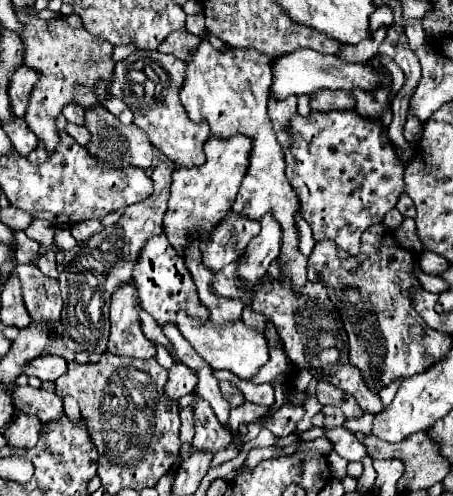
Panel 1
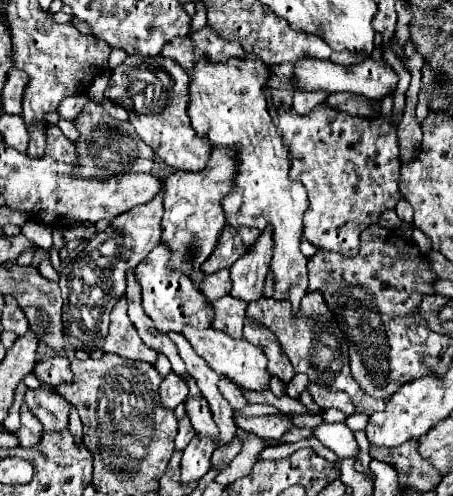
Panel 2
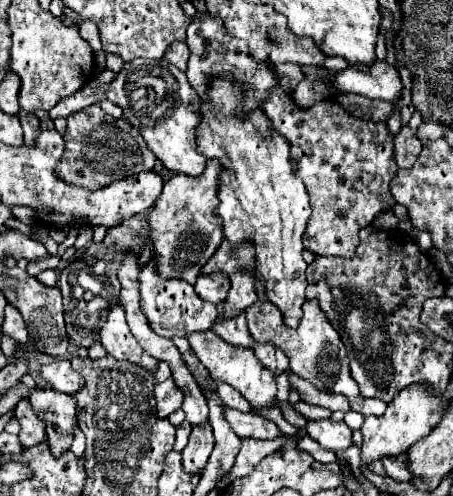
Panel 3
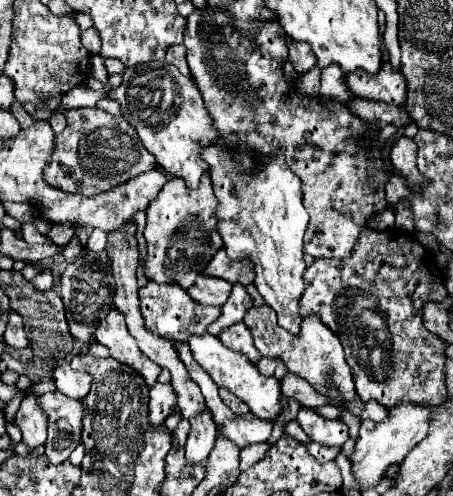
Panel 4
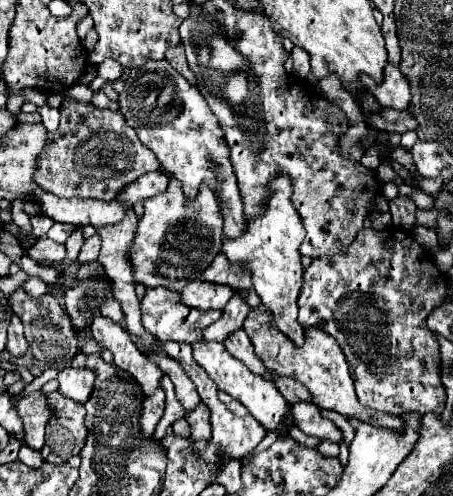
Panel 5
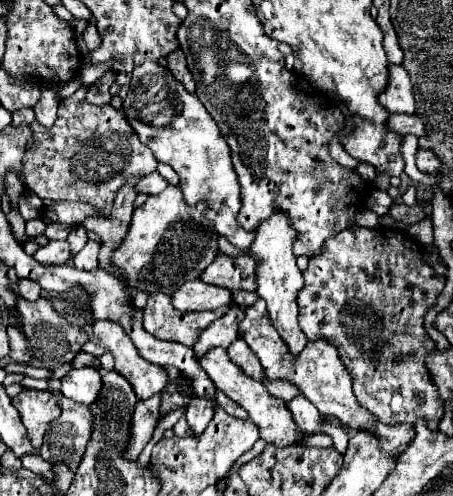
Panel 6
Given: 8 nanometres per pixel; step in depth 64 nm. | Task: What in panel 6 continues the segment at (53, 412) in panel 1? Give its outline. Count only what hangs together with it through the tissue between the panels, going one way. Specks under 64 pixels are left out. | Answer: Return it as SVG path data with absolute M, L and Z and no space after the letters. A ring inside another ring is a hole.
M64 396L58 398L58 404L62 412L48 426L40 456L50 464L80 462L86 442L90 440L92 414L88 406L68 400Z

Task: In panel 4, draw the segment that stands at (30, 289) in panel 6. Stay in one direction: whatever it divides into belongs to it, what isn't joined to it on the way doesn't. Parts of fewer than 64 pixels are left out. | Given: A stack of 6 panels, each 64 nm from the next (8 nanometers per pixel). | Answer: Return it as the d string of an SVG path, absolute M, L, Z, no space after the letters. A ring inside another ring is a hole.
M50 270L40 272L36 278L32 278L32 284L34 284L38 290L48 290L48 288L52 288L52 286L54 286L52 272L50 272Z

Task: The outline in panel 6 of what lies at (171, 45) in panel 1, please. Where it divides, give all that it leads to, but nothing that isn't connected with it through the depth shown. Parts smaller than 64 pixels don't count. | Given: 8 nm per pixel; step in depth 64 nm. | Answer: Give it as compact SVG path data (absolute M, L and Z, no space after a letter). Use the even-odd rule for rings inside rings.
M178 48L178 50L170 52L170 54L166 56L166 60L168 60L168 68L170 68L170 72L176 76L176 80L180 80L180 82L186 86L188 92L194 92L196 82L194 82L194 78L192 78L192 72L190 72L188 66L186 66L184 52Z

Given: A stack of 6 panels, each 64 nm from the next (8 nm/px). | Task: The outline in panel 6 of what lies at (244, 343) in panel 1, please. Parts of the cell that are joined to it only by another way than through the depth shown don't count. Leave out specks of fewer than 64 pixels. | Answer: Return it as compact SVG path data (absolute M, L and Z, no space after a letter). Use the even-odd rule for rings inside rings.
M212 348L212 352L208 352L208 356L200 356L198 362L206 370L206 374L210 376L214 386L248 412L248 418L260 428L260 438L264 438L266 442L276 444L276 446L290 446L290 444L296 444L296 440L300 436L304 436L304 432L294 424L286 402L276 400L276 396L272 396L268 392L268 388L264 388L262 380L248 378L248 374L244 374L244 370L236 368L236 364L232 364L232 360L228 360L228 354L224 348Z

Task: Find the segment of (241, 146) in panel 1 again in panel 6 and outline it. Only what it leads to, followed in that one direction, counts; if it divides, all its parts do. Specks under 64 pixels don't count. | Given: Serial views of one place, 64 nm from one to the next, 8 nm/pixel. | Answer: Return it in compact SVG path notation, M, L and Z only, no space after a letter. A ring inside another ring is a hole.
M168 186L162 194L150 196L140 208L134 210L132 216L132 224L128 230L126 240L118 246L118 250L112 254L112 262L124 270L124 276L128 278L128 282L132 284L132 288L144 290L148 294L152 292L166 292L172 294L176 292L176 288L180 288L180 284L188 282L188 280L196 280L200 278L200 274L212 264L212 260L218 256L218 238L220 234L214 232L212 222L204 216L208 212L208 204L204 204L204 200L196 206L190 206L184 202L180 186Z

